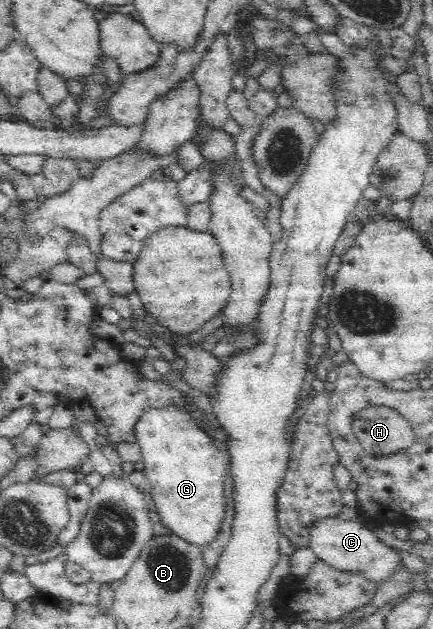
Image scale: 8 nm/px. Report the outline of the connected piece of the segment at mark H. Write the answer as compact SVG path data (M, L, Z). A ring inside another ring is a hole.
M388 406L359 411L352 429L363 450L375 459L409 449L415 442L415 431L409 421Z

